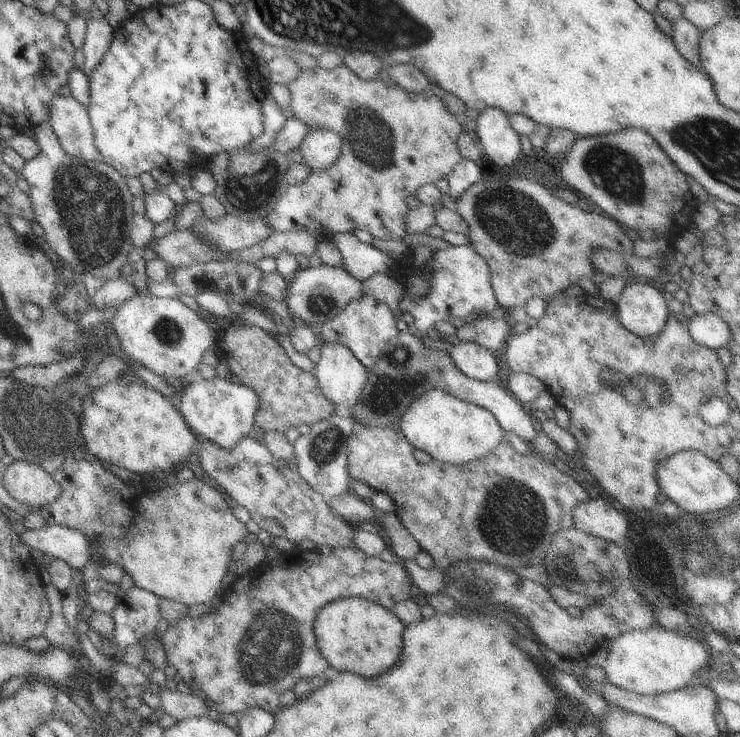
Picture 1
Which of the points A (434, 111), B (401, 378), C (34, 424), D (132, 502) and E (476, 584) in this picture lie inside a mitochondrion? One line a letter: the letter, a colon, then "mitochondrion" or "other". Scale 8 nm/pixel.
A: other
B: mitochondrion
C: mitochondrion
D: other
E: mitochondrion

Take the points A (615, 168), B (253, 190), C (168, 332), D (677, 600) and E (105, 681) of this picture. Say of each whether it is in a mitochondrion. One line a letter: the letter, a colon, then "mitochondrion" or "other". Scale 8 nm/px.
A: mitochondrion
B: mitochondrion
C: mitochondrion
D: other
E: other

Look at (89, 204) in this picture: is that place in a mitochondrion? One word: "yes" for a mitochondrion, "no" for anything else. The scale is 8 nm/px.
yes

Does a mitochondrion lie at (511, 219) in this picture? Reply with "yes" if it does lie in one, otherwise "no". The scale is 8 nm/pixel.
yes

